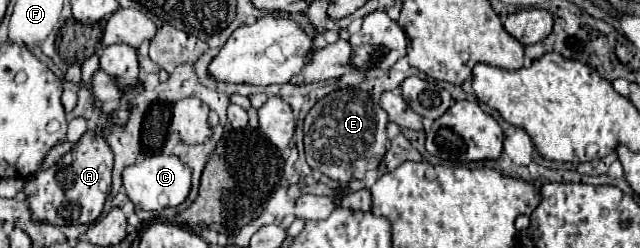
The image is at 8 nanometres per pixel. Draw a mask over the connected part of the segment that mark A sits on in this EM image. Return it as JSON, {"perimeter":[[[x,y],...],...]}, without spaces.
{"perimeter":[[[97,131],[83,133],[83,137],[75,143],[75,149],[57,165],[25,179],[23,191],[27,189],[31,219],[53,225],[93,223],[101,215],[105,199],[111,191],[111,169],[113,153],[107,141]]]}

